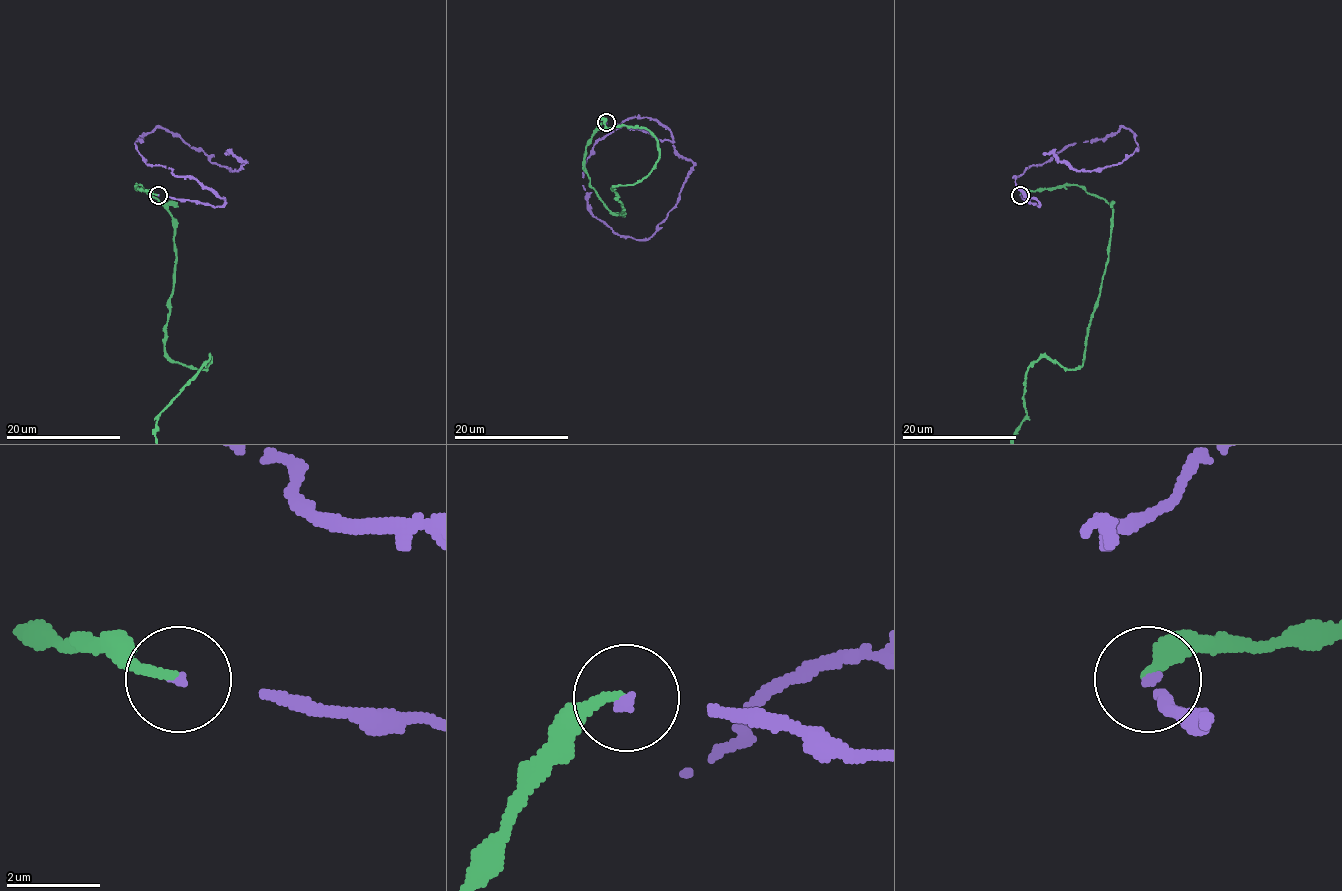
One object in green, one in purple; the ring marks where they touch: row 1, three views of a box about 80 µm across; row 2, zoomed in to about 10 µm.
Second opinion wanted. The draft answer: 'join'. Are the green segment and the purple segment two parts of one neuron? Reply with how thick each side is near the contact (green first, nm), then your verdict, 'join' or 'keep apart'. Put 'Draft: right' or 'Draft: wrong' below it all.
calibres 180 and 130 nm; keep apart
Draft: wrong

